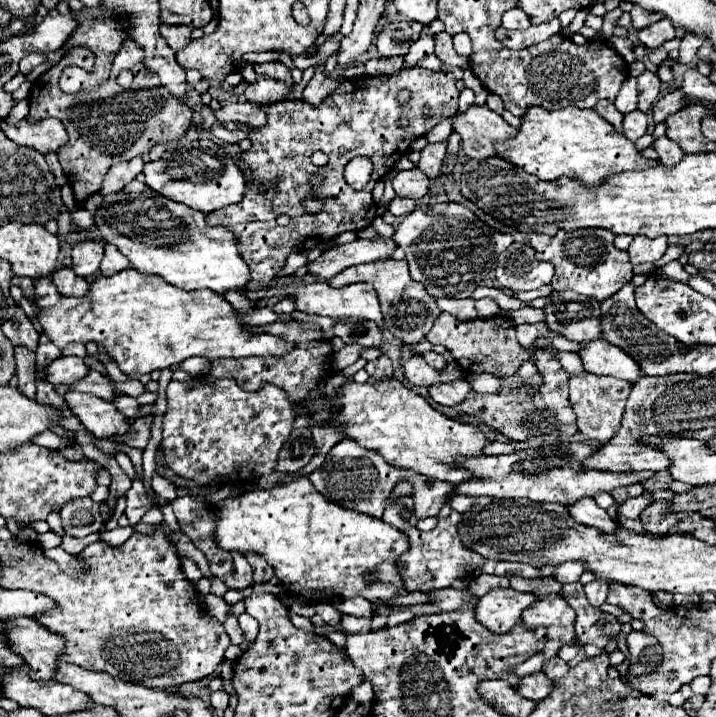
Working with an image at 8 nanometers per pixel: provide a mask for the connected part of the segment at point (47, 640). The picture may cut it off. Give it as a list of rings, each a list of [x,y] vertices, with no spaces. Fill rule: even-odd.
[[[16,617],[4,621],[8,643],[30,667],[30,677],[38,681],[54,681],[54,673],[64,649],[62,635],[48,631],[36,619]]]

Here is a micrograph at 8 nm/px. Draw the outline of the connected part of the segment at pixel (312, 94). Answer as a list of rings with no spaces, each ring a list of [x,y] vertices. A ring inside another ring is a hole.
[[[324,65],[316,67],[316,75],[312,77],[312,81],[306,85],[304,89],[304,101],[314,105],[314,103],[320,103],[330,91],[338,89],[338,85],[341,85],[342,81],[338,79],[332,79],[332,77],[324,77]]]

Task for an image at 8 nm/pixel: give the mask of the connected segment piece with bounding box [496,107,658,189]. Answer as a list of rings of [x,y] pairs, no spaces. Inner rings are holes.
[[[530,107],[522,117],[518,135],[514,139],[496,143],[496,153],[542,181],[572,177],[590,189],[602,185],[604,179],[614,173],[658,165],[656,159],[642,157],[636,145],[630,139],[626,139],[620,131],[616,131],[594,109],[578,107],[564,107],[558,111]]]

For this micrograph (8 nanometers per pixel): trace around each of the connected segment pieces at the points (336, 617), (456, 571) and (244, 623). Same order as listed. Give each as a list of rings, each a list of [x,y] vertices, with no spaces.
[[[318,603],[316,613],[324,619],[324,623],[330,623],[330,625],[336,625],[342,617],[342,613],[338,613],[330,603]]]
[[[390,501],[384,511],[384,521],[400,529],[410,539],[410,549],[400,559],[400,575],[404,579],[404,585],[408,591],[434,591],[442,587],[450,587],[454,579],[476,579],[482,573],[492,575],[508,575],[508,577],[540,577],[538,567],[530,567],[526,563],[508,563],[508,561],[492,561],[476,551],[470,551],[468,547],[462,547],[462,541],[458,539],[458,523],[462,515],[458,511],[452,511],[446,519],[438,521],[438,525],[432,531],[418,531],[402,517],[404,505],[398,501]]]
[[[243,613],[237,618],[245,639],[248,639],[248,641],[254,641],[256,635],[258,635],[258,621],[256,621],[254,617],[250,617],[247,613]]]

